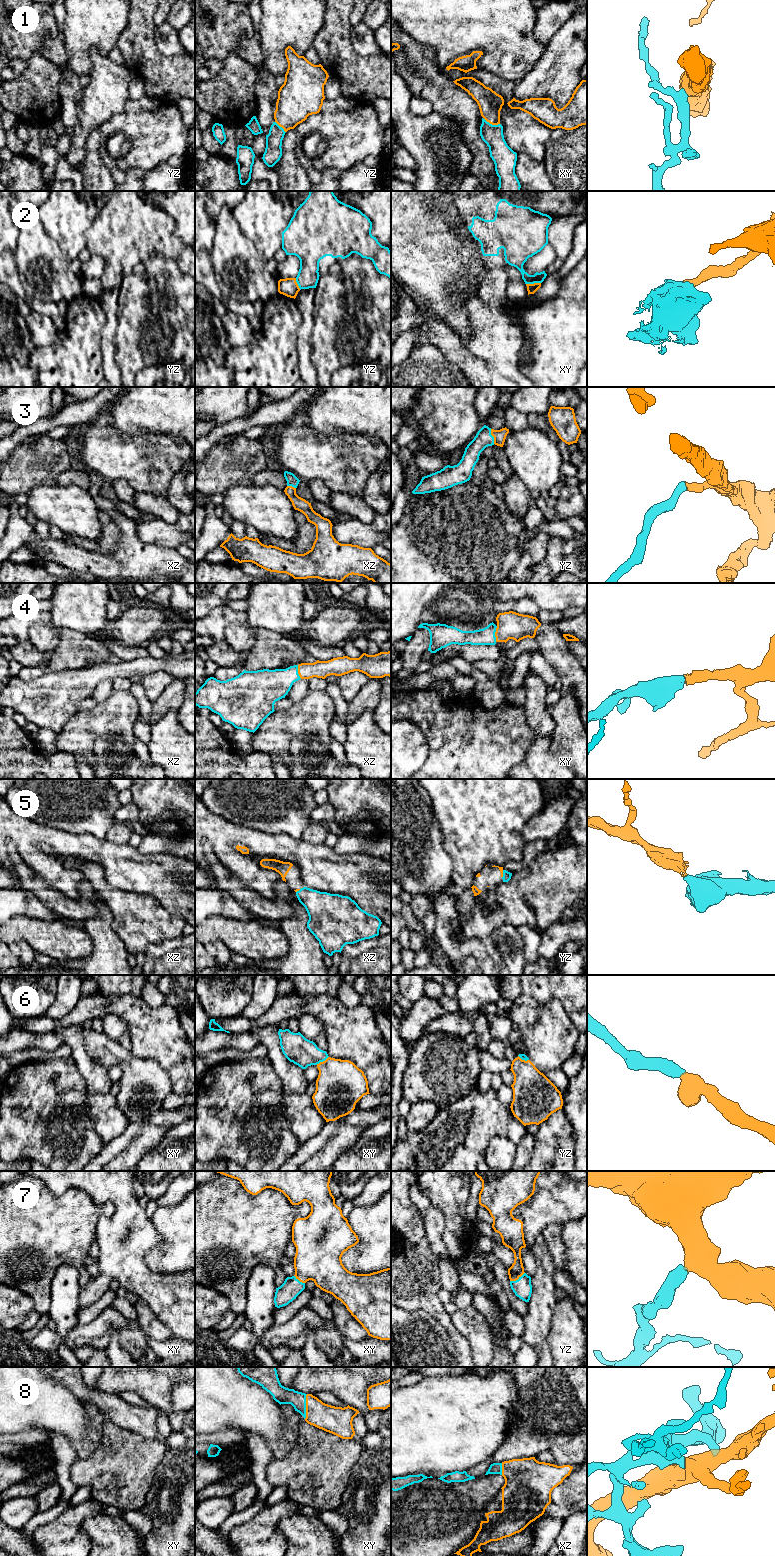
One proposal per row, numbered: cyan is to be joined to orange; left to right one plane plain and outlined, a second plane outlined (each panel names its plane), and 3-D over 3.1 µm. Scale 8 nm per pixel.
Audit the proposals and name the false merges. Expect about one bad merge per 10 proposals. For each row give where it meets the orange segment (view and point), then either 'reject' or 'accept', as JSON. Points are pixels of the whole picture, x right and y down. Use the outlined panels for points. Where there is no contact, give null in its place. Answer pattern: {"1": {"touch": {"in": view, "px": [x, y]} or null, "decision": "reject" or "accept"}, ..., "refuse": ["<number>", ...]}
{"1": {"touch": {"in": "xy", "px": [492, 124]}, "decision": "accept"}, "2": {"touch": {"in": "xy", "px": [534, 283]}, "decision": "reject"}, "3": {"touch": {"in": "yz", "px": [492, 435]}, "decision": "accept"}, "4": {"touch": {"in": "xy", "px": [495, 634]}, "decision": "accept"}, "5": {"touch": {"in": "yz", "px": [502, 874]}, "decision": "accept"}, "6": {"touch": {"in": "xy", "px": [323, 1061]}, "decision": "accept"}, "7": {"touch": {"in": "yz", "px": [517, 1279]}, "decision": "accept"}, "8": {"touch": {"in": "xy", "px": [306, 1406]}, "decision": "accept"}, "refuse": ["2"]}

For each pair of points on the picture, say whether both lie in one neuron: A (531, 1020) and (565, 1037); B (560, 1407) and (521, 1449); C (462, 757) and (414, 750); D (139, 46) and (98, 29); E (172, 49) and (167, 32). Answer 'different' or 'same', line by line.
A: same
B: same
C: different
D: different
E: same

